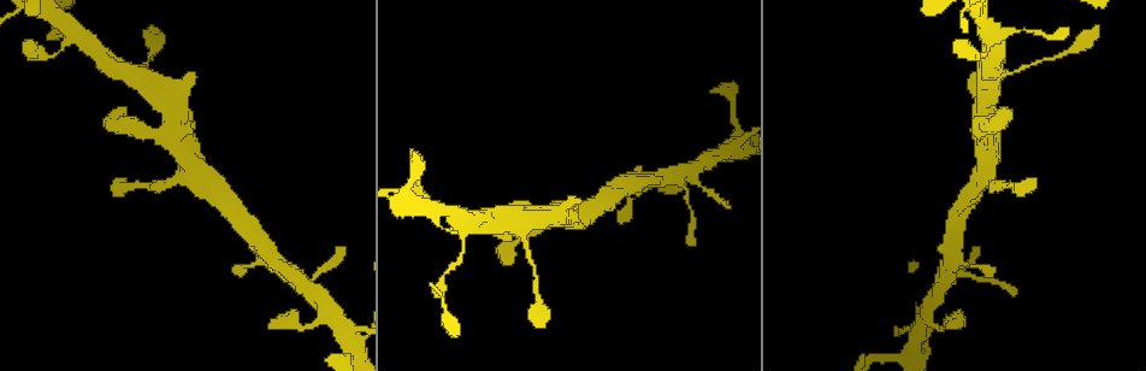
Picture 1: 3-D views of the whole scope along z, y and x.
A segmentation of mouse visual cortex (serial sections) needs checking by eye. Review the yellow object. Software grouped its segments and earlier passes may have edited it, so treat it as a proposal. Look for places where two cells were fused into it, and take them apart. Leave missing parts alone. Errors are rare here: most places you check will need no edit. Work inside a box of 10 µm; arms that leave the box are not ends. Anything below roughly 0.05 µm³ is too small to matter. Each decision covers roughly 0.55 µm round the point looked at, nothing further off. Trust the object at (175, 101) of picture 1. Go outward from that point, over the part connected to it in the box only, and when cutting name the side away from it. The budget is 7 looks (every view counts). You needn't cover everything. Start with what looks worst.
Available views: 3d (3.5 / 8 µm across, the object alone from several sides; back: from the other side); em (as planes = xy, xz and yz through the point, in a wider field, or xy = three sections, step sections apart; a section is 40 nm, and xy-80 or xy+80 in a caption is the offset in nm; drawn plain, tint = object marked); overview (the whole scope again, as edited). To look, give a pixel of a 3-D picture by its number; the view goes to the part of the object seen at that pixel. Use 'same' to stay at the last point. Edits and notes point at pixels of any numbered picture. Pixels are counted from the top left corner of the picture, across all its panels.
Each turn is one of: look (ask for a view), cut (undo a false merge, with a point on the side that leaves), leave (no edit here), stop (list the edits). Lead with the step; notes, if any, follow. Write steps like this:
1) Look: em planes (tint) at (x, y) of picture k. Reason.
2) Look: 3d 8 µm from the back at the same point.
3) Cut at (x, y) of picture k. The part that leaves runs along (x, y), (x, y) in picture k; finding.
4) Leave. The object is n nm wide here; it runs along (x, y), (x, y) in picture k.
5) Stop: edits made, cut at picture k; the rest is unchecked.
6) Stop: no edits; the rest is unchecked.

Look: 3d 8 µm at (187, 174) of picture 1.

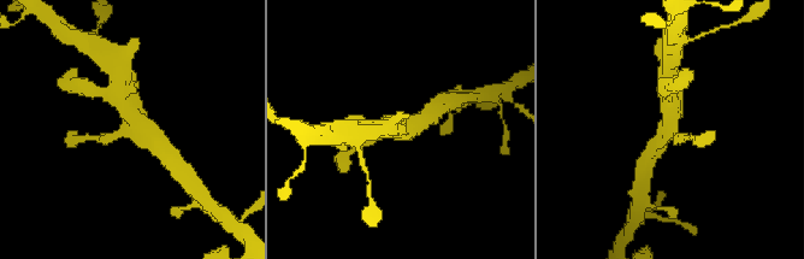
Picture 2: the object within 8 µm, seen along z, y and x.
Look: em xy step 5 (tint) at the same point. Need the tissue.

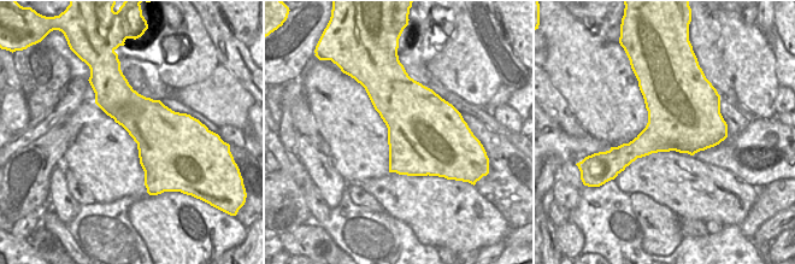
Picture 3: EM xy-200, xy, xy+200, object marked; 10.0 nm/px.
Leave. 3 arms meet here; it runs along (119, 92), (120, 104), (161, 146) in picture 2; all the same cell.

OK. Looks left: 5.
Look: 3d 8 µm from the back at (522, 229) of picture 1. Two arms in line, one across.

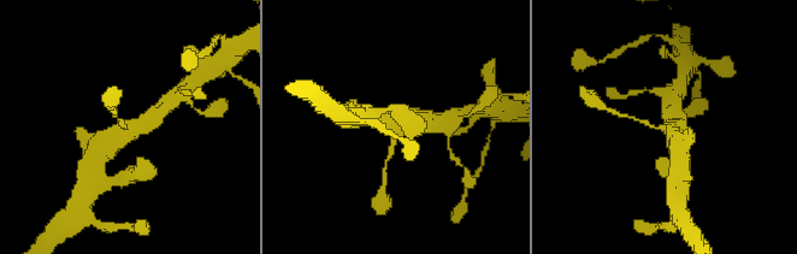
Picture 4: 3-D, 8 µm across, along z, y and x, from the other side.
Look: 3d 3.5 µm at the same point. Closer look.

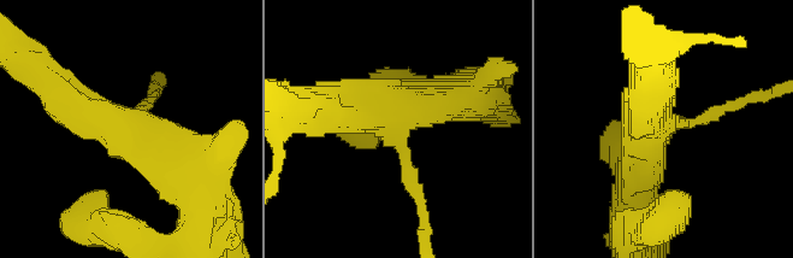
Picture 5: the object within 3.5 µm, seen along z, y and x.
Look: em xy step 5 (tint) at (401, 124) of picture 5. 3 arms meet here; the arms are 150, 500, 600 nm wide; now the EM.

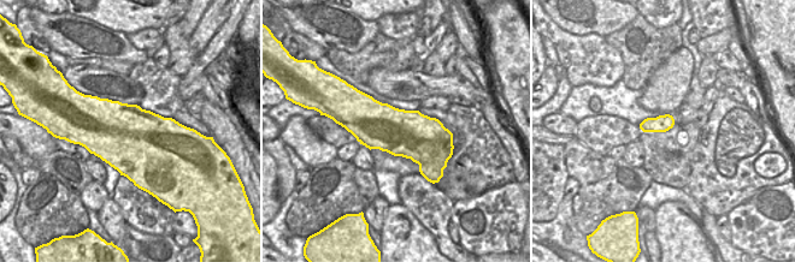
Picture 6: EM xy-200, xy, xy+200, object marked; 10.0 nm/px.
Leave. It runs along (203, 181), (59, 95) in picture 5; continuous, no second cell.

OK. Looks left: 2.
Stop: no edits; the rest is unchecked.

